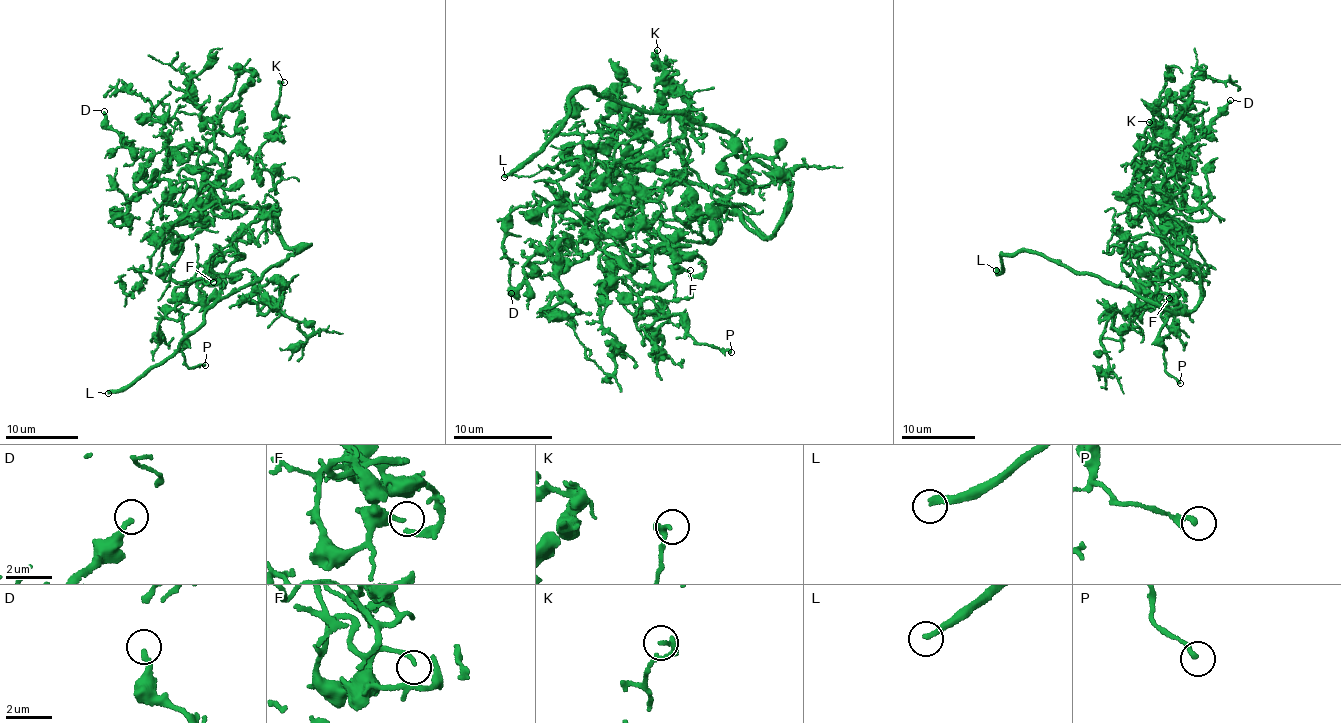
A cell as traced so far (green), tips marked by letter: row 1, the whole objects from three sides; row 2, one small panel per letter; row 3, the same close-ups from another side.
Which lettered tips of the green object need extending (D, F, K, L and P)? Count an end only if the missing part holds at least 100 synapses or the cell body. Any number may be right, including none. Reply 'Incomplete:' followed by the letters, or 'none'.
Incomplete: F, L

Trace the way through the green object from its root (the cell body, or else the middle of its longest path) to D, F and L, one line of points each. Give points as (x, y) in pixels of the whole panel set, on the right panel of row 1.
D: (1173, 248), (1139, 196), (1169, 218), (1166, 201), (1190, 179), (1171, 156), (1198, 155), (1196, 128), (1230, 100)
F: (1173, 248), (1189, 268), (1149, 275), (1138, 295), (1142, 303), (1159, 292), (1169, 298)
L: (1173, 248), (1199, 272), (1200, 299), (1190, 313), (1170, 312), (1023, 249), (1002, 253), (1004, 268), (996, 270)

